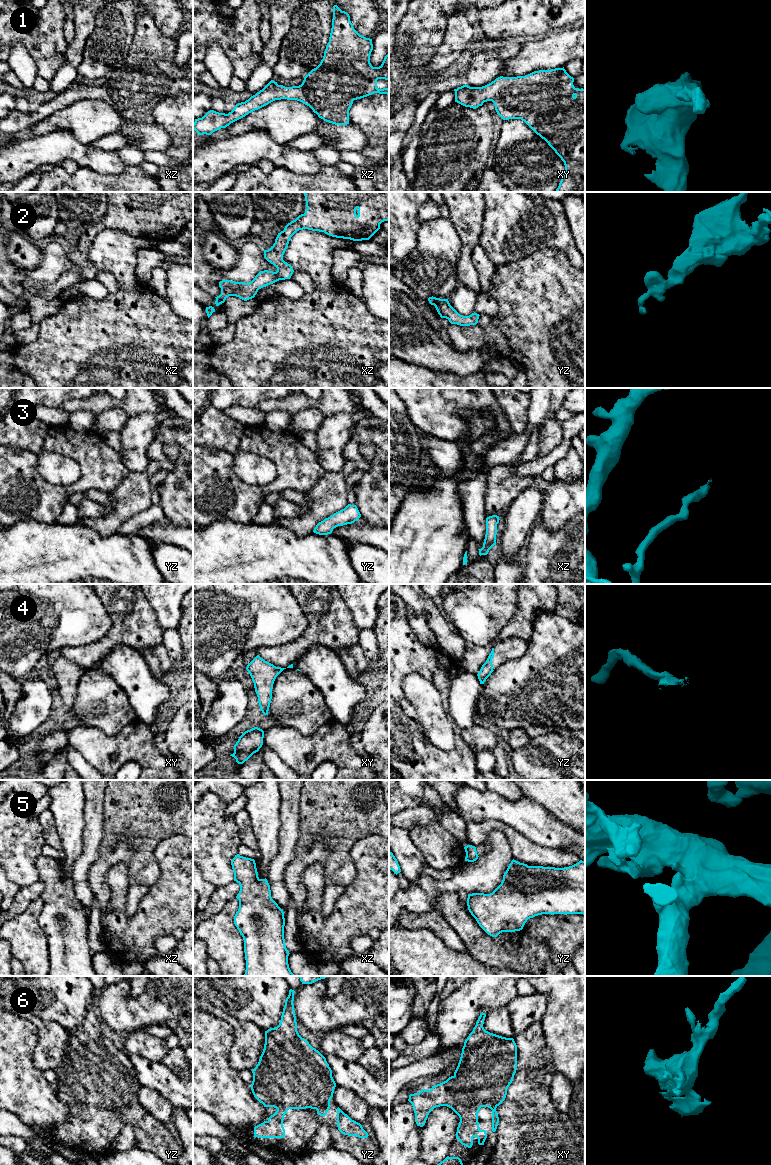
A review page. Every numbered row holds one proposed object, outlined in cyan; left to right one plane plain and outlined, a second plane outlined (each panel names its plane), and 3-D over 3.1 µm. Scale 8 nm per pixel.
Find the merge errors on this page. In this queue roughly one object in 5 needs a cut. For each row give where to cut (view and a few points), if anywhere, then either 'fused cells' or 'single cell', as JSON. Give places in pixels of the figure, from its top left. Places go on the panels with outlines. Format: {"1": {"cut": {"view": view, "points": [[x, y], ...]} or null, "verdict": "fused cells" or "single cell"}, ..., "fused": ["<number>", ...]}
{"1": {"cut": null, "verdict": "single cell"}, "2": {"cut": null, "verdict": "single cell"}, "3": {"cut": null, "verdict": "single cell"}, "4": {"cut": null, "verdict": "single cell"}, "5": {"cut": null, "verdict": "single cell"}, "6": {"cut": null, "verdict": "single cell"}, "fused": []}

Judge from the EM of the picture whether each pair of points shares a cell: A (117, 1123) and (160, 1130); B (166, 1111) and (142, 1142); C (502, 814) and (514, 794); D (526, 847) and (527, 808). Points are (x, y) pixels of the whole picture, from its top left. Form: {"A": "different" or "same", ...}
{"A": "same", "B": "different", "C": "different", "D": "different"}

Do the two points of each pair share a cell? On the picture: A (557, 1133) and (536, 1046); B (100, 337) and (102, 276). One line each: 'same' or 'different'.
A: same
B: different

